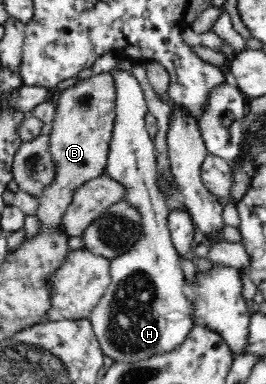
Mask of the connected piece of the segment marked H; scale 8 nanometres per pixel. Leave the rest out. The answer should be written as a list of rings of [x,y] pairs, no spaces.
[[[120,63],[109,71],[113,77],[115,98],[115,120],[111,133],[111,141],[107,153],[106,173],[114,178],[114,181],[126,186],[124,201],[130,206],[138,208],[142,214],[142,235],[126,253],[114,257],[110,261],[111,283],[106,288],[98,305],[92,309],[89,315],[93,332],[100,343],[104,356],[108,356],[114,362],[134,363],[151,359],[153,356],[170,354],[181,347],[188,338],[188,333],[195,326],[194,304],[190,302],[186,292],[186,276],[183,269],[178,266],[179,253],[171,240],[167,217],[170,211],[166,208],[164,193],[159,190],[157,184],[158,172],[156,165],[157,151],[155,143],[150,138],[146,129],[145,117],[148,113],[144,93],[138,84],[136,77],[129,70],[127,64]]]

